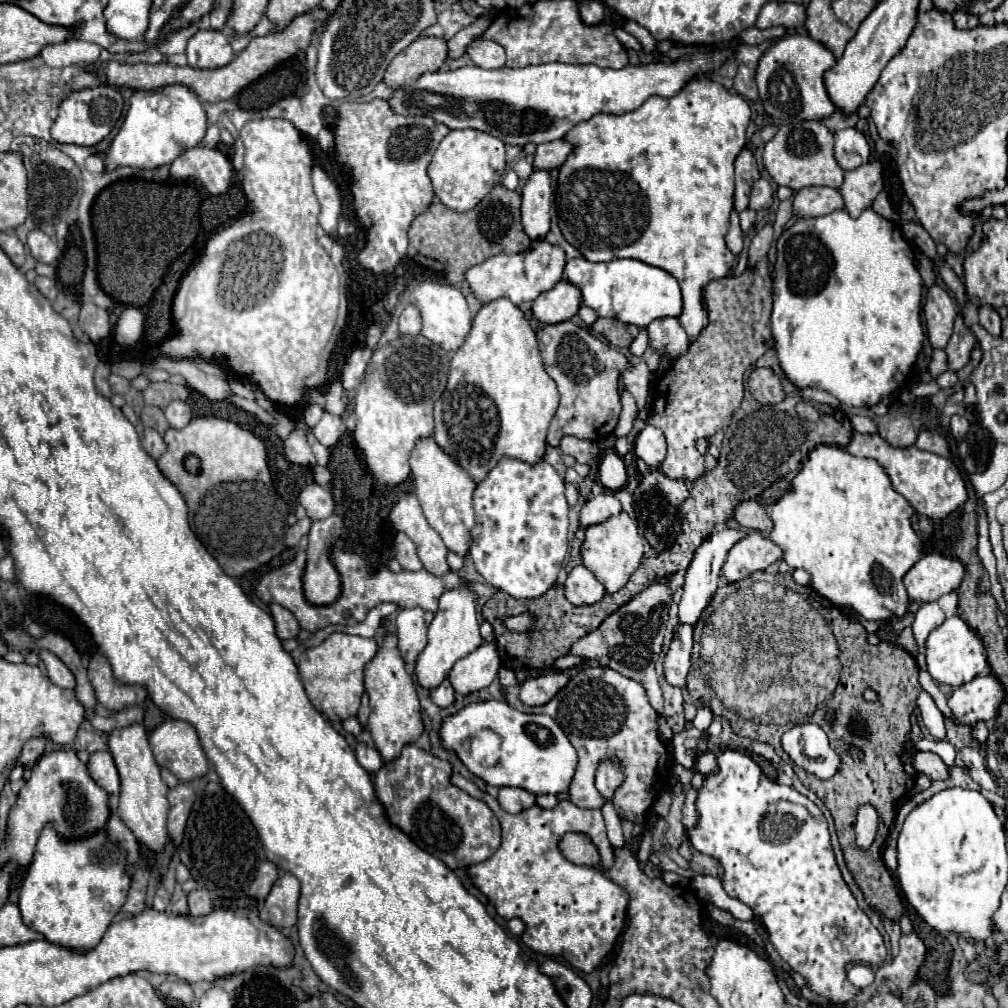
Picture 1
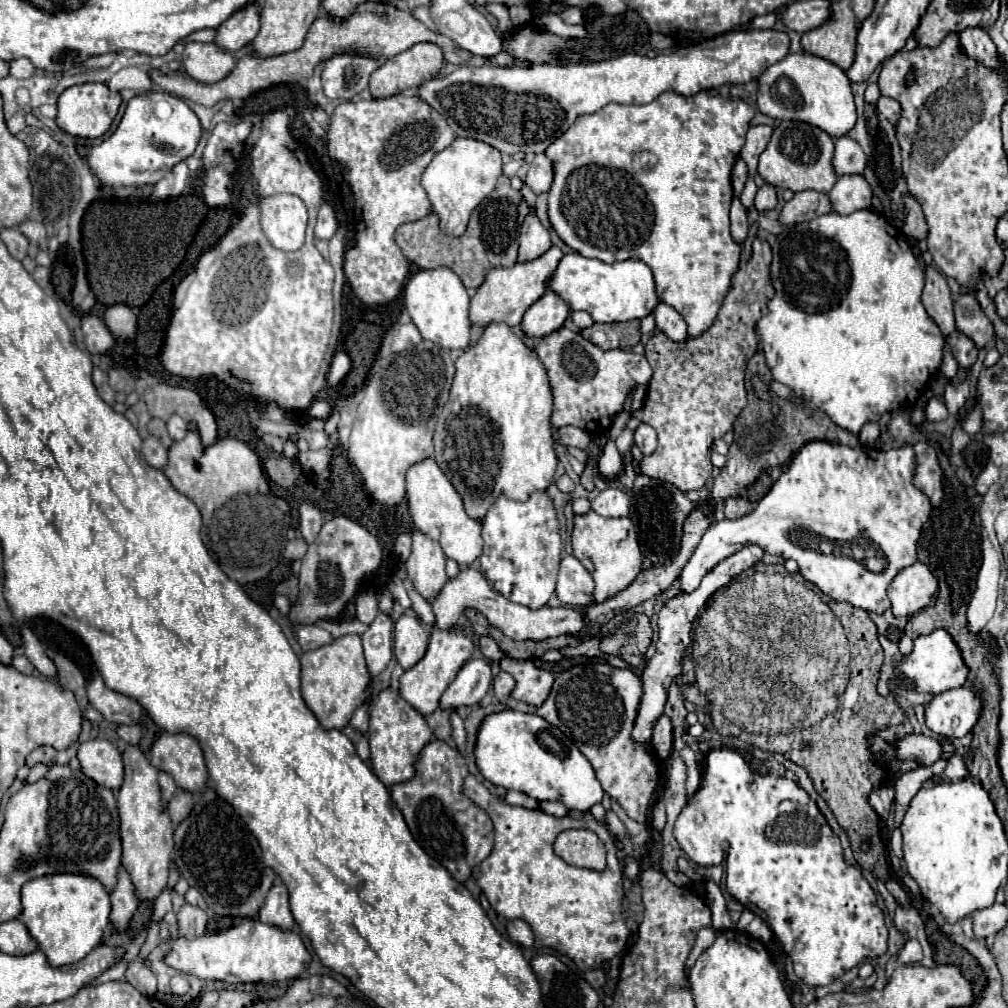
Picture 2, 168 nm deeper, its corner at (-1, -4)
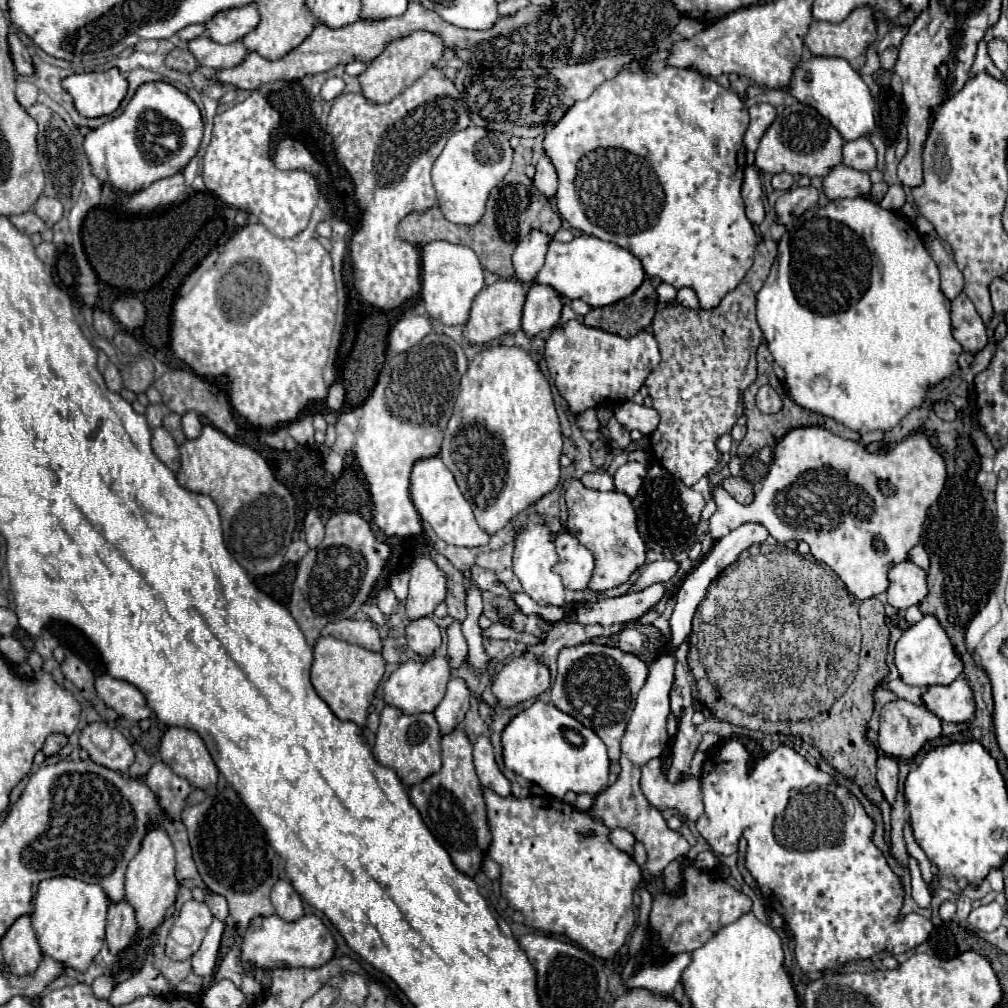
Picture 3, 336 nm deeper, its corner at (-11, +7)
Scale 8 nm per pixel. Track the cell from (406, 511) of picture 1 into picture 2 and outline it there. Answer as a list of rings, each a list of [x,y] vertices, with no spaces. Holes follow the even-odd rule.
[[[413,529],[413,551],[405,561],[405,567],[415,589],[425,599],[433,599],[447,581],[441,545],[417,529]]]

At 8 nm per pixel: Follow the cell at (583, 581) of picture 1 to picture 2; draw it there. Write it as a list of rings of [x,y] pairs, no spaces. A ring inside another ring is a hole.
[[[565,555],[561,559],[559,577],[557,577],[557,597],[563,605],[569,607],[587,607],[593,601],[593,577],[589,571],[573,557]]]

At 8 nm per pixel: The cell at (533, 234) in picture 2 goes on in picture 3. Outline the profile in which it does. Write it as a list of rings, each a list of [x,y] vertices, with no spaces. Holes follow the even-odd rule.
[[[531,230],[525,240],[519,242],[515,254],[513,254],[513,268],[515,278],[521,282],[533,282],[537,272],[543,266],[545,254],[547,254],[549,236],[541,230]]]

